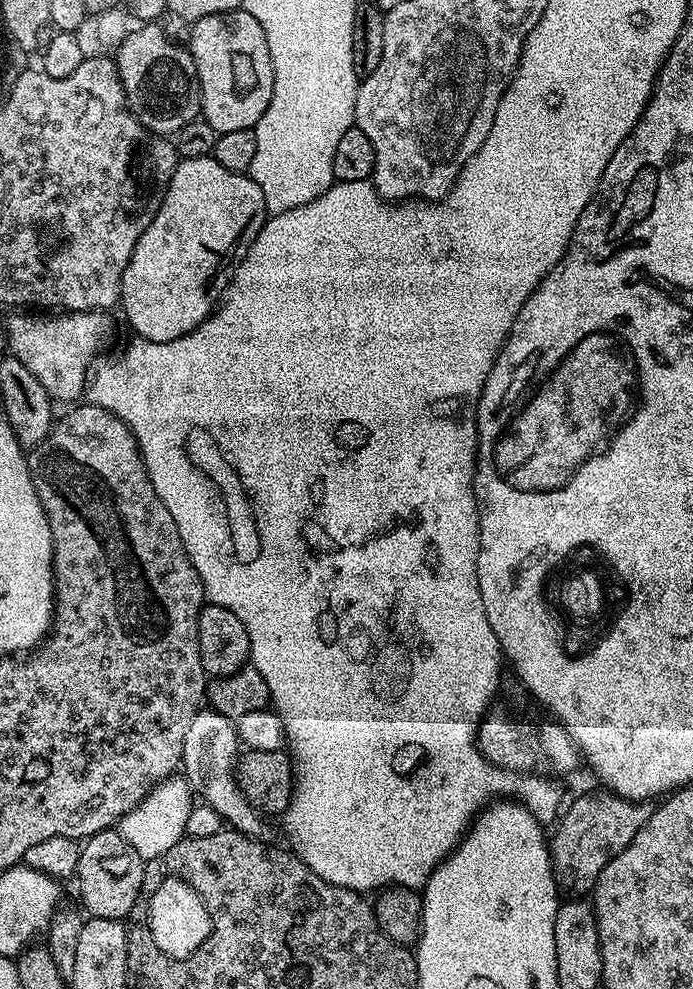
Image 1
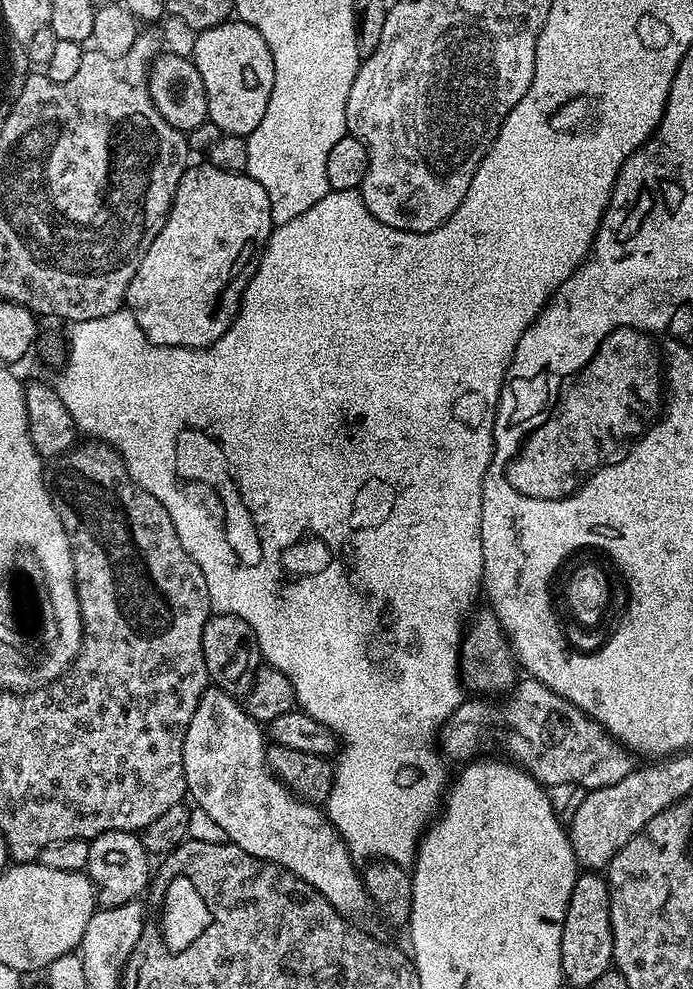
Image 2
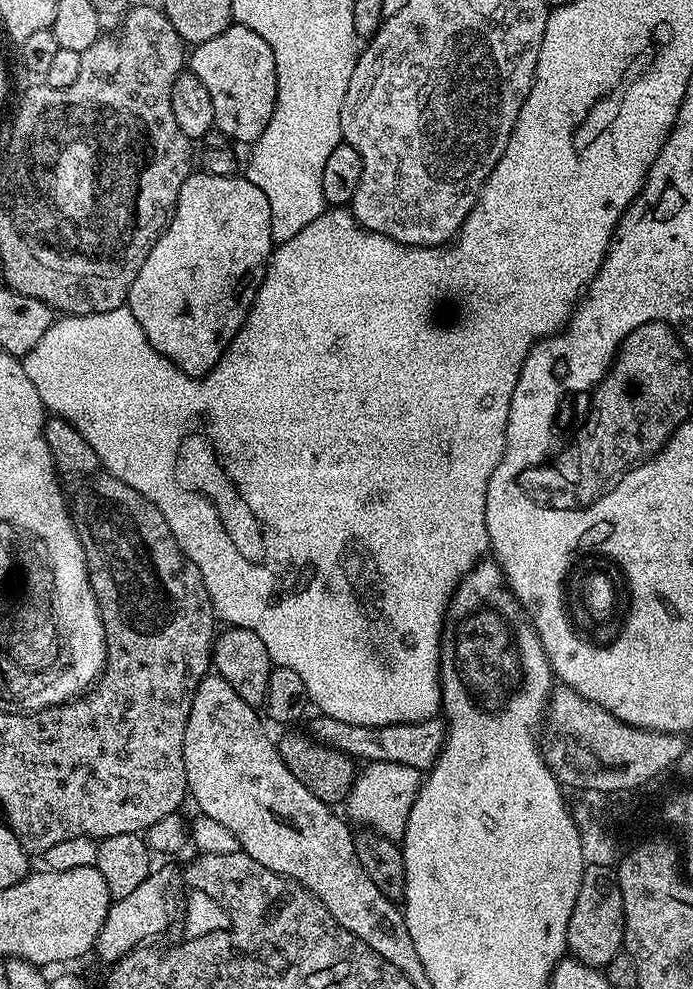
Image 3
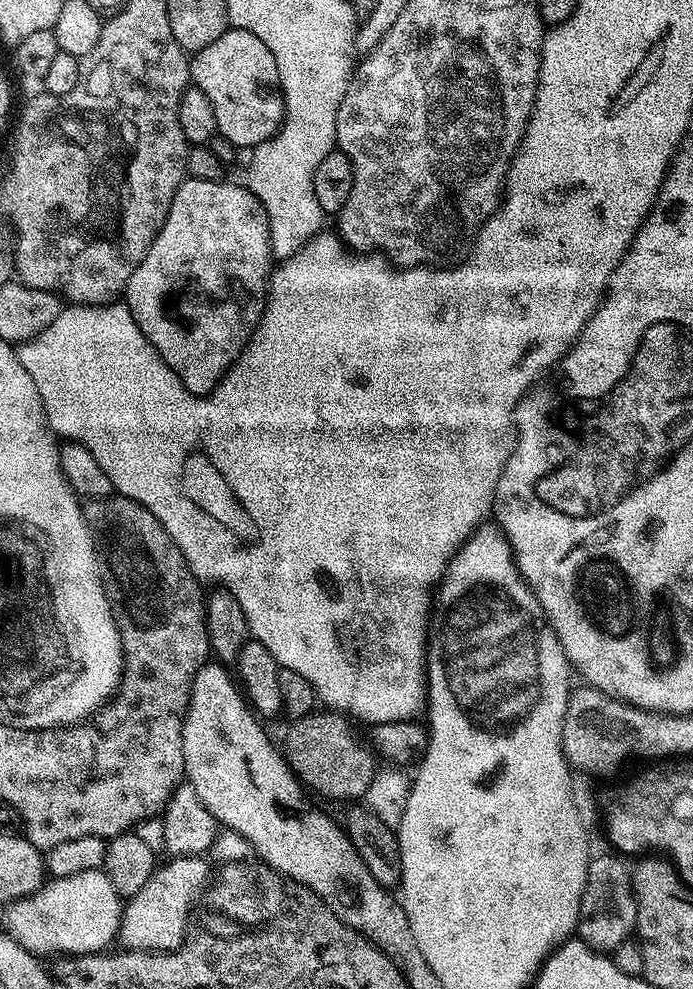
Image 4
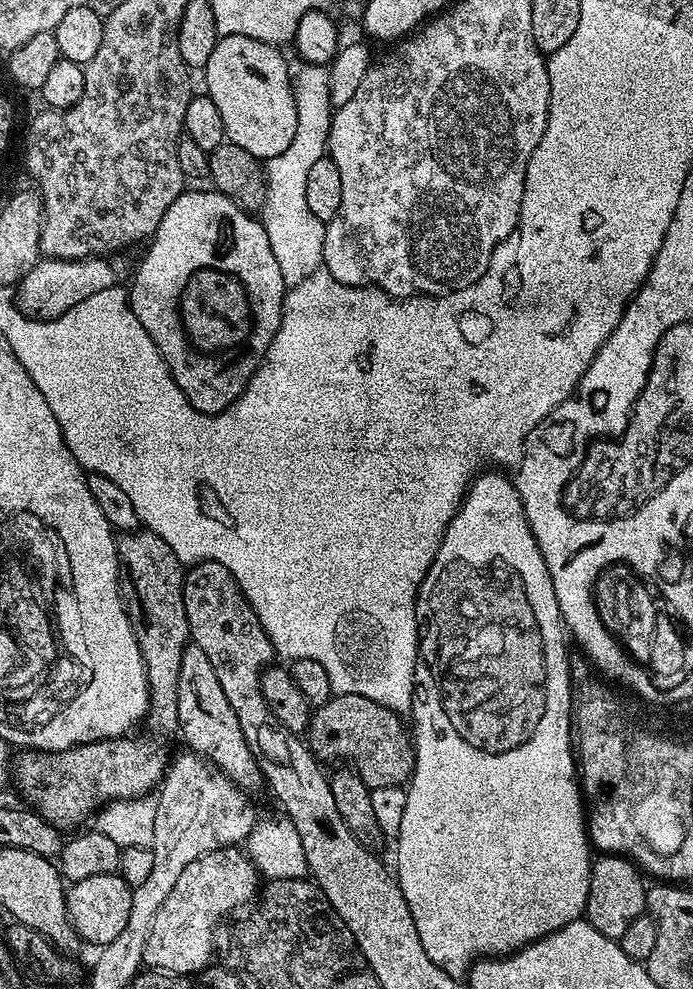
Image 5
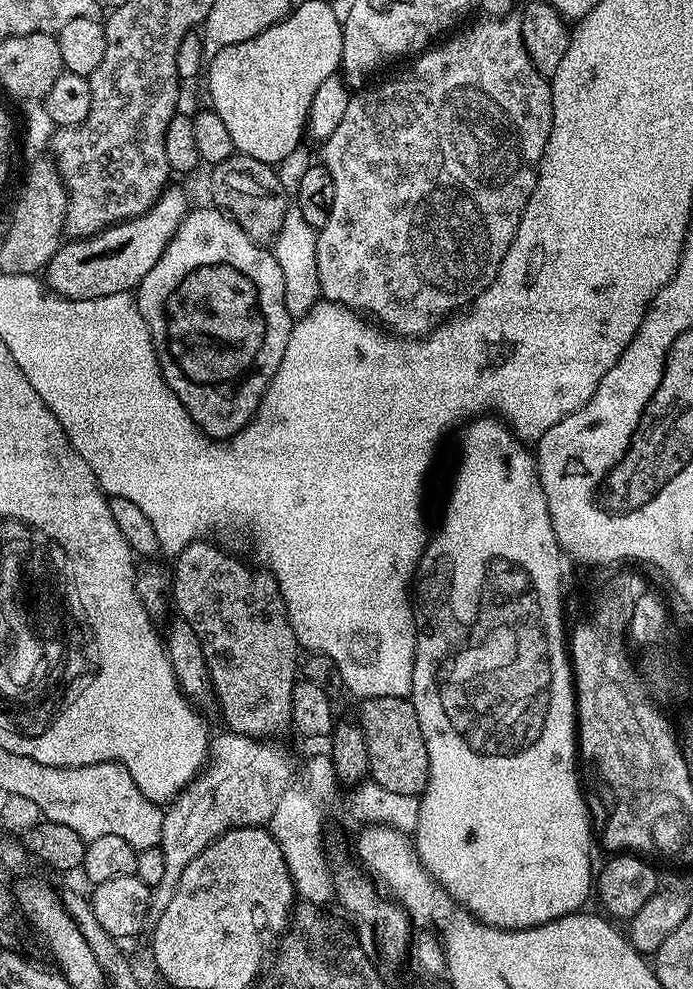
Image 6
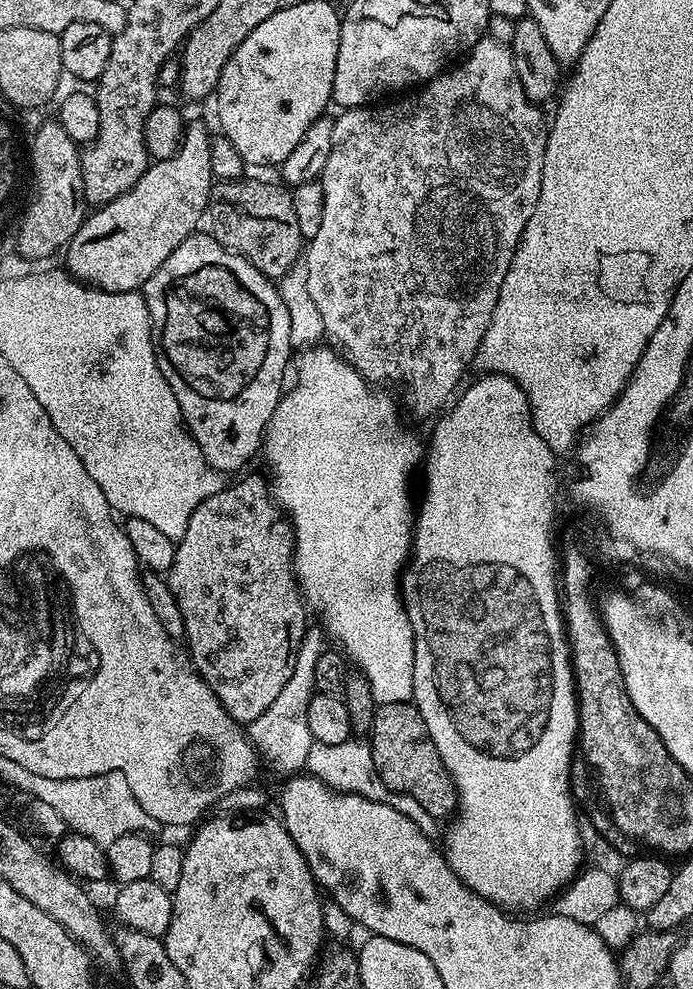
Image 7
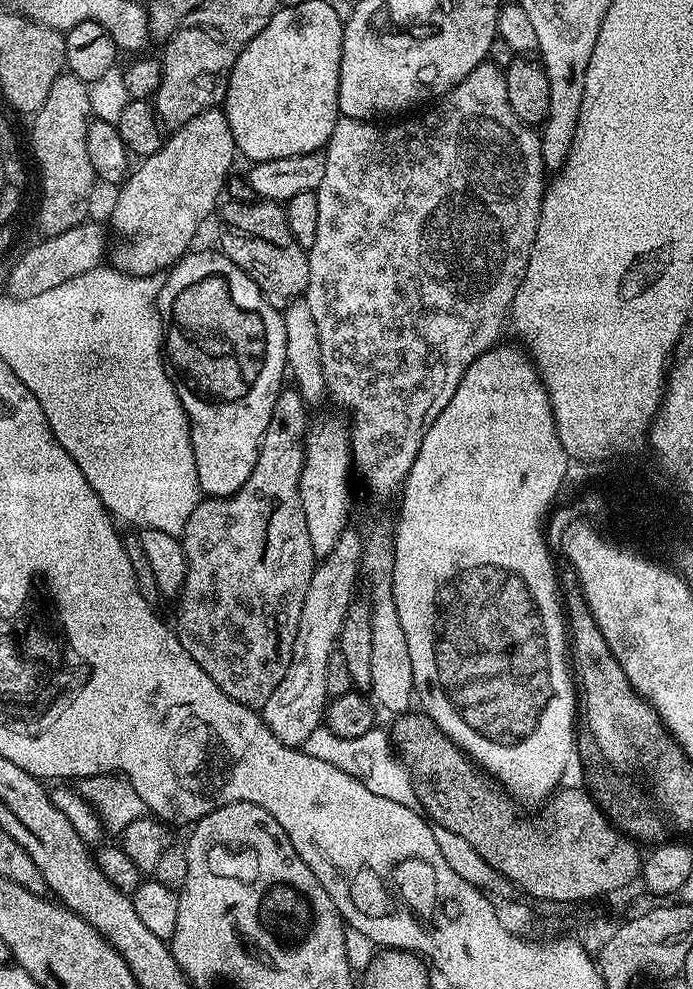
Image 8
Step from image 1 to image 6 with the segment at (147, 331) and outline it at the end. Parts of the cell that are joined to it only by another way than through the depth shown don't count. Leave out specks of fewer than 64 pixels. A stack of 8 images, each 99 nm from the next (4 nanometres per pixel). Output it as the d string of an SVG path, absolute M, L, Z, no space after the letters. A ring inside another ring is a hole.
M215 206L207 207L193 207L184 217L184 221L178 226L178 230L174 234L174 238L170 238L162 258L158 258L154 270L150 270L150 274L146 274L146 278L142 278L142 282L139 288L135 289L134 295L142 318L146 318L146 326L152 335L152 344L156 348L156 357L160 363L160 369L170 386L170 390L174 390L174 394L178 394L178 398L190 414L190 418L211 440L231 440L252 421L262 398L268 393L270 382L286 354L286 342L292 333L294 317L286 310L284 287L282 286L282 266L278 266L275 251L268 249L267 252L264 249L267 247L263 243L251 240L246 234L246 230L242 230L239 222L232 219L227 212Z

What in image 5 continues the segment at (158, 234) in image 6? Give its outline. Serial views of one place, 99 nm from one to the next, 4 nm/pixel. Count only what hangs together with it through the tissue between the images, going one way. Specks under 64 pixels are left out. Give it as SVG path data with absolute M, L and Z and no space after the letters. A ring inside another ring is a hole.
M88 256L85 260L54 260L41 258L39 262L20 279L15 285L14 299L16 307L23 316L31 316L34 320L53 320L66 310L78 306L90 294L98 294L98 290L115 288L121 283L124 275L127 277L130 268L127 268L120 258L105 258L102 256Z

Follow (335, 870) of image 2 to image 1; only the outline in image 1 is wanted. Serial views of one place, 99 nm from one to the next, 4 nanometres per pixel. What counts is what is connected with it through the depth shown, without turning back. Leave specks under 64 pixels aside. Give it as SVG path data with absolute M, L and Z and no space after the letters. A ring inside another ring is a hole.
M205 707L196 715L194 722L190 722L190 727L186 729L186 742L182 742L182 758L180 759L182 775L188 781L189 789L195 795L197 792L200 795L197 797L203 803L214 806L214 810L218 810L225 825L231 826L235 831L243 832L246 836L256 838L261 835L259 832L264 828L265 817L244 797L244 791L240 789L240 783L236 781L236 766L241 752L240 736L236 732L233 720L218 714L213 708Z

